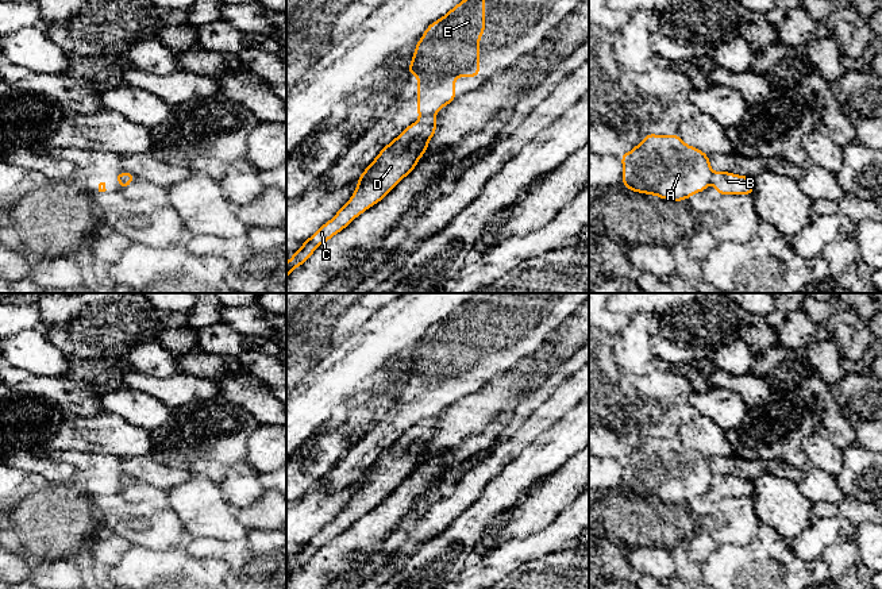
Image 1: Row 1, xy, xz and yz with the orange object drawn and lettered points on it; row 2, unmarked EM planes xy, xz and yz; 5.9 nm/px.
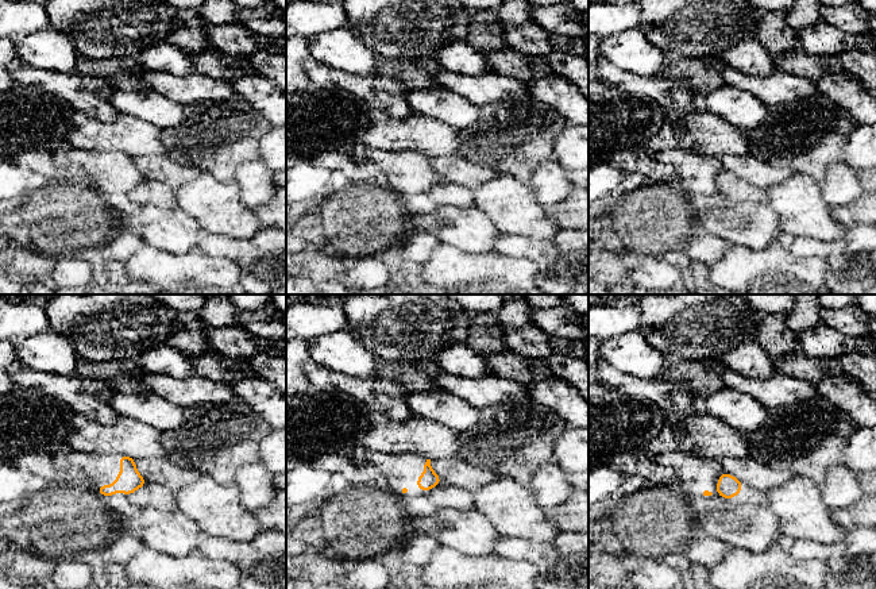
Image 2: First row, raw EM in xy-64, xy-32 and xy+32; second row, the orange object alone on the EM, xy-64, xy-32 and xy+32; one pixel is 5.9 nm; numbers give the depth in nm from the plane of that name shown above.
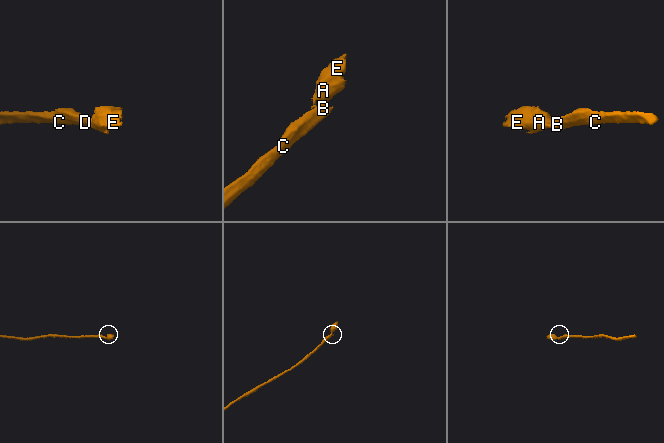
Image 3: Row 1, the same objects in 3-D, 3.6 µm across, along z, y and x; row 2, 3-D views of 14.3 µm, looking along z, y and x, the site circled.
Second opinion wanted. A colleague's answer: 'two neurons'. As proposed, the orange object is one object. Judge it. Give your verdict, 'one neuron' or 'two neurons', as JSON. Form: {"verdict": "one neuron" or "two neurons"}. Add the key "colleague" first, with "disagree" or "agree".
{"colleague": "agree", "verdict": "two neurons"}

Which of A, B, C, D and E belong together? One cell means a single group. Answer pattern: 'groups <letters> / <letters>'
groups A E / B C D

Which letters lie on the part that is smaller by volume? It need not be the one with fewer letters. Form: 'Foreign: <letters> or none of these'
Foreign: A, E

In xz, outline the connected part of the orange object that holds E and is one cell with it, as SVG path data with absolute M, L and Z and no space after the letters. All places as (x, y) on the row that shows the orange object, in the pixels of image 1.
M462 0L431 23L419 39L409 76L417 76L417 115L438 113L454 101L457 77L479 76L485 0Z

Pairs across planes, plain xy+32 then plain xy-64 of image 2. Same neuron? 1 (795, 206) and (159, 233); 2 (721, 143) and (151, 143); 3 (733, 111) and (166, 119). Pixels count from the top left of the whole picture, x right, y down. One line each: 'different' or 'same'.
1: different
2: same
3: same

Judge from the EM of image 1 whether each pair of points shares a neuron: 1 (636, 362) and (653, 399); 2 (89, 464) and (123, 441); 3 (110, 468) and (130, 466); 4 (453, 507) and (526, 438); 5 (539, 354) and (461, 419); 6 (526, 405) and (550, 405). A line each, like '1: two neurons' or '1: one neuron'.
1: two neurons
2: two neurons
3: two neurons
4: one neuron
5: one neuron
6: two neurons

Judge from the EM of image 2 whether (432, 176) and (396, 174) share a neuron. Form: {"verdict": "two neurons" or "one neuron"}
{"verdict": "one neuron"}

